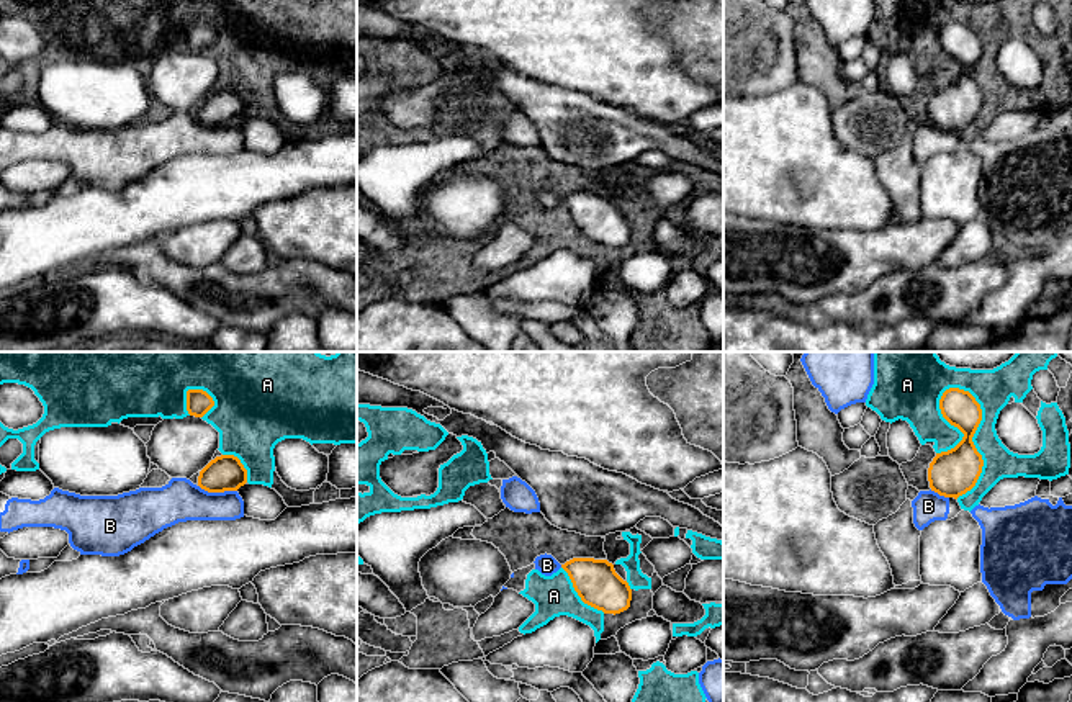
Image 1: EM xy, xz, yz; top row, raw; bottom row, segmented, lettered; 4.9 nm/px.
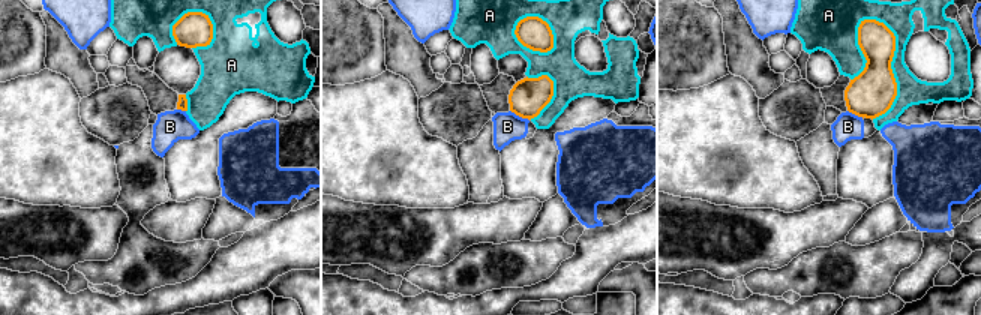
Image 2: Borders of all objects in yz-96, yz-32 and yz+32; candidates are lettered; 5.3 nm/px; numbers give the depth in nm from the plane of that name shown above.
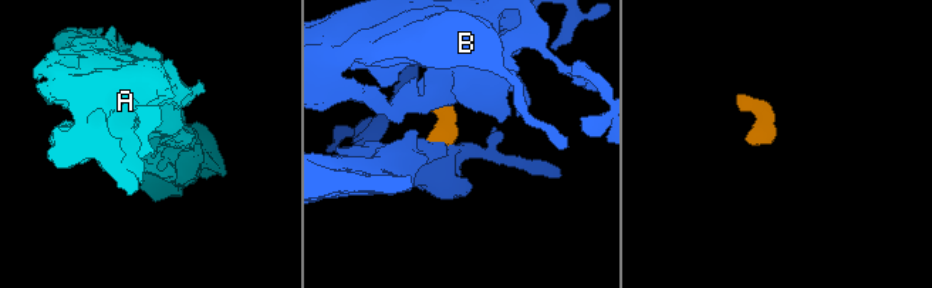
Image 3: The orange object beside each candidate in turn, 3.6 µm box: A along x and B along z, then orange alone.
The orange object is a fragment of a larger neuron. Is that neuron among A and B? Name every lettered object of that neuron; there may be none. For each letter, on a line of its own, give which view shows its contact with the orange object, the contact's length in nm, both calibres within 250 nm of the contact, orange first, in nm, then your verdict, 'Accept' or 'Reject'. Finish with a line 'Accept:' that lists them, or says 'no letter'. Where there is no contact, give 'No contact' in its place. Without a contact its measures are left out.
A: Touches orange in yz. Shared border 550 nm. Thickness 220 nm (orange) against 170 nm. Reject
B: Touches orange in xy. Shared border 190 nm. Thickness 180 nm (orange) against 200 nm. Accept
Accept: B

